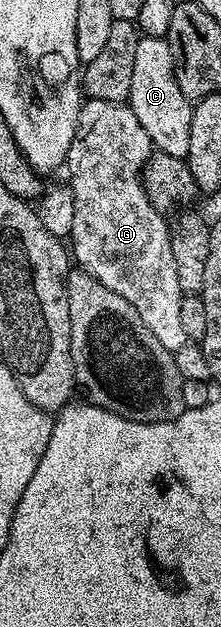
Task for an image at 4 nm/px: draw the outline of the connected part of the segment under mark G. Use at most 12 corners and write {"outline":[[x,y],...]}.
{"outline":[[86,99],[63,165],[76,267],[187,344],[171,228],[128,103]]}

